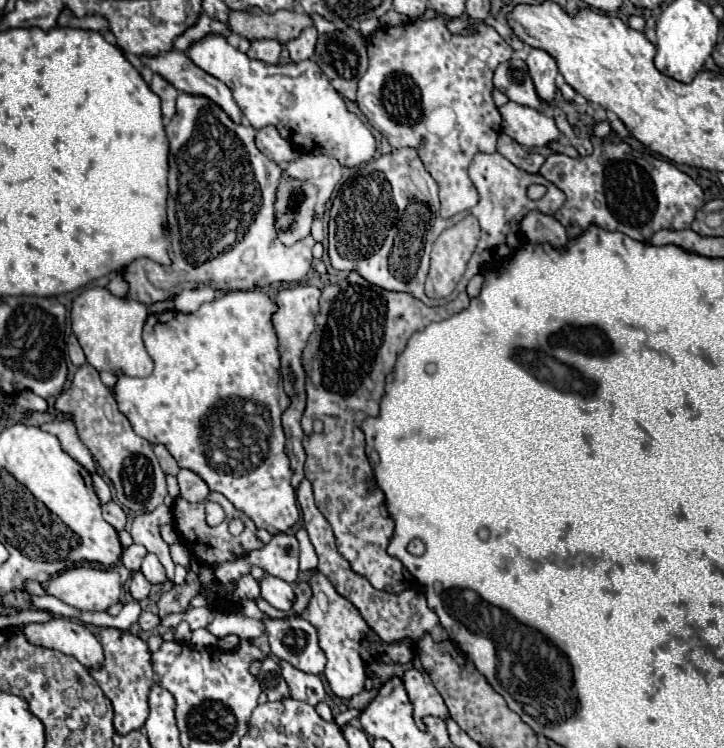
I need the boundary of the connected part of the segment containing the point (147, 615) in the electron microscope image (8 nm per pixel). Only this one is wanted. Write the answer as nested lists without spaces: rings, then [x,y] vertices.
[[[144,612],[144,614],[140,616],[138,624],[140,624],[140,628],[142,628],[142,630],[154,630],[154,628],[158,628],[160,618],[158,618],[156,614],[152,614],[152,612]]]

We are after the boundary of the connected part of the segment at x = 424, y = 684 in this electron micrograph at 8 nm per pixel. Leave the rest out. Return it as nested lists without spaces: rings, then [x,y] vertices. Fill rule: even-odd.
[[[412,668],[412,670],[404,672],[402,682],[404,682],[406,694],[412,702],[416,722],[420,722],[424,716],[438,716],[442,720],[446,720],[450,716],[442,696],[434,688],[434,684],[426,676],[422,676],[418,670]]]

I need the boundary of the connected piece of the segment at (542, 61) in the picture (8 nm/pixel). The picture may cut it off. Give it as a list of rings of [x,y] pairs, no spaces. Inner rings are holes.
[[[532,48],[526,64],[530,68],[530,76],[534,80],[534,86],[536,86],[536,92],[540,96],[540,100],[552,104],[552,100],[556,96],[554,78],[558,74],[558,68],[556,68],[554,58],[548,52],[544,52],[544,50]]]

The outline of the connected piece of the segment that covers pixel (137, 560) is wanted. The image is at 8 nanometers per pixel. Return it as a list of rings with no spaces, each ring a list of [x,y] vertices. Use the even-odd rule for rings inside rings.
[[[132,544],[130,548],[126,548],[126,550],[124,550],[122,564],[124,564],[128,570],[136,572],[136,570],[140,570],[140,564],[142,564],[142,560],[144,560],[144,556],[146,556],[146,554],[148,554],[148,550],[146,550],[144,546]]]

